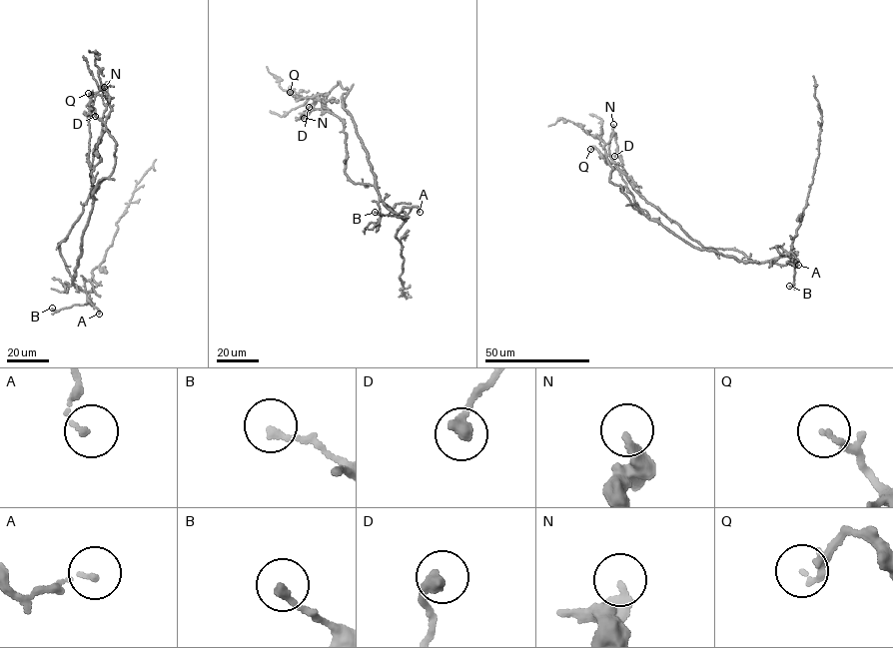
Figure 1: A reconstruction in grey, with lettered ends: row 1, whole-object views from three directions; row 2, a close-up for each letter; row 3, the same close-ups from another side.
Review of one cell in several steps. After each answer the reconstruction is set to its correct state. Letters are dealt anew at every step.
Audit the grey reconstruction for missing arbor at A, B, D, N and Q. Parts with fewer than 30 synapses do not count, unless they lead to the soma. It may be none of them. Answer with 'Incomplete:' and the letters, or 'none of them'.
Incomplete: none of them

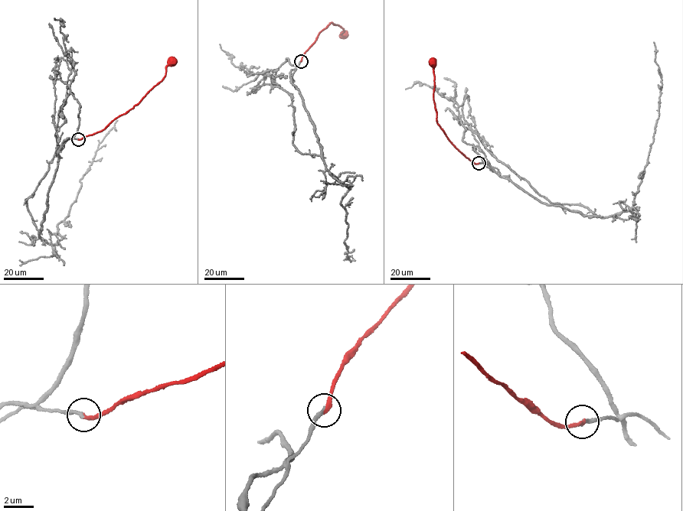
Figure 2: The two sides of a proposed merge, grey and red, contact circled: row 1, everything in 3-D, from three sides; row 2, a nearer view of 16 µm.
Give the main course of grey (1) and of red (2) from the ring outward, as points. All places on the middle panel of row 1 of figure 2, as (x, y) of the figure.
1: (300, 61), (292, 84), (308, 113), (325, 167), (349, 189), (341, 203), (348, 226), (345, 259), (351, 261)
2: (300, 61), (320, 31), (329, 23), (343, 28), (341, 34), (345, 37), (344, 34)

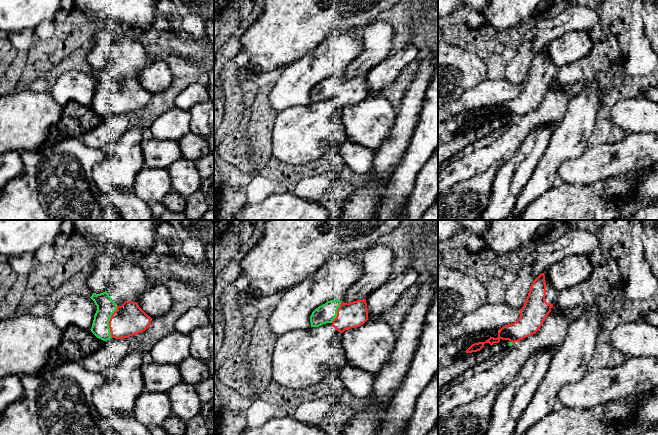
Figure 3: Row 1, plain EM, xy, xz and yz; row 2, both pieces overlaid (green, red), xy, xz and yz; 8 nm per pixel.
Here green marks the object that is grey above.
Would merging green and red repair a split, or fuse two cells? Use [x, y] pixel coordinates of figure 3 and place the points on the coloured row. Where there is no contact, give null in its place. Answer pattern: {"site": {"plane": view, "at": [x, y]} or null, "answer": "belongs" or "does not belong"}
{"site": {"plane": "xy", "at": [108, 321]}, "answer": "belongs"}

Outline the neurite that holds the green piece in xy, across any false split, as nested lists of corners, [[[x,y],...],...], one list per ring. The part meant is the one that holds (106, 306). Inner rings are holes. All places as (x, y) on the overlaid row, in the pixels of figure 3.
[[[107,291],[90,297],[97,311],[91,332],[99,339],[107,341],[111,338],[129,338],[149,328],[152,318],[148,316],[137,302],[125,301],[118,306]]]

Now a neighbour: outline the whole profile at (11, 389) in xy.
[[[26,313],[0,321],[0,415],[23,395],[20,377],[39,373],[62,335],[50,316]]]

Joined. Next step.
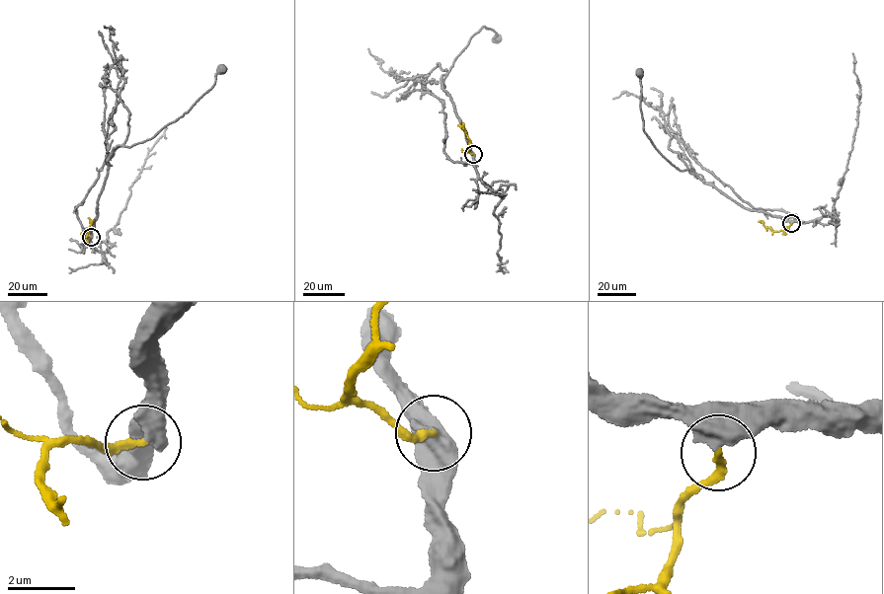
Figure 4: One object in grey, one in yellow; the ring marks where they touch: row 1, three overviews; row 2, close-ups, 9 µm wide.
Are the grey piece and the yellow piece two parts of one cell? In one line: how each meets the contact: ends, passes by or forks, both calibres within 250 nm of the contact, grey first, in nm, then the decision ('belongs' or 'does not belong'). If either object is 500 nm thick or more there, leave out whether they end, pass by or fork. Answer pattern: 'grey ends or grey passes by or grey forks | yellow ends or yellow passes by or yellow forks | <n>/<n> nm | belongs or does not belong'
600/220 nm | belongs

